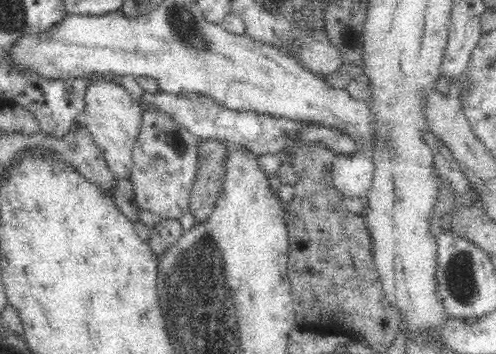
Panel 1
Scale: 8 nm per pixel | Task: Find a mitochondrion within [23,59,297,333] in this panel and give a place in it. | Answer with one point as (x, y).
(173, 143)

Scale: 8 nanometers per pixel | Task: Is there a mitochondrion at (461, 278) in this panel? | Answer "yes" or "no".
yes

